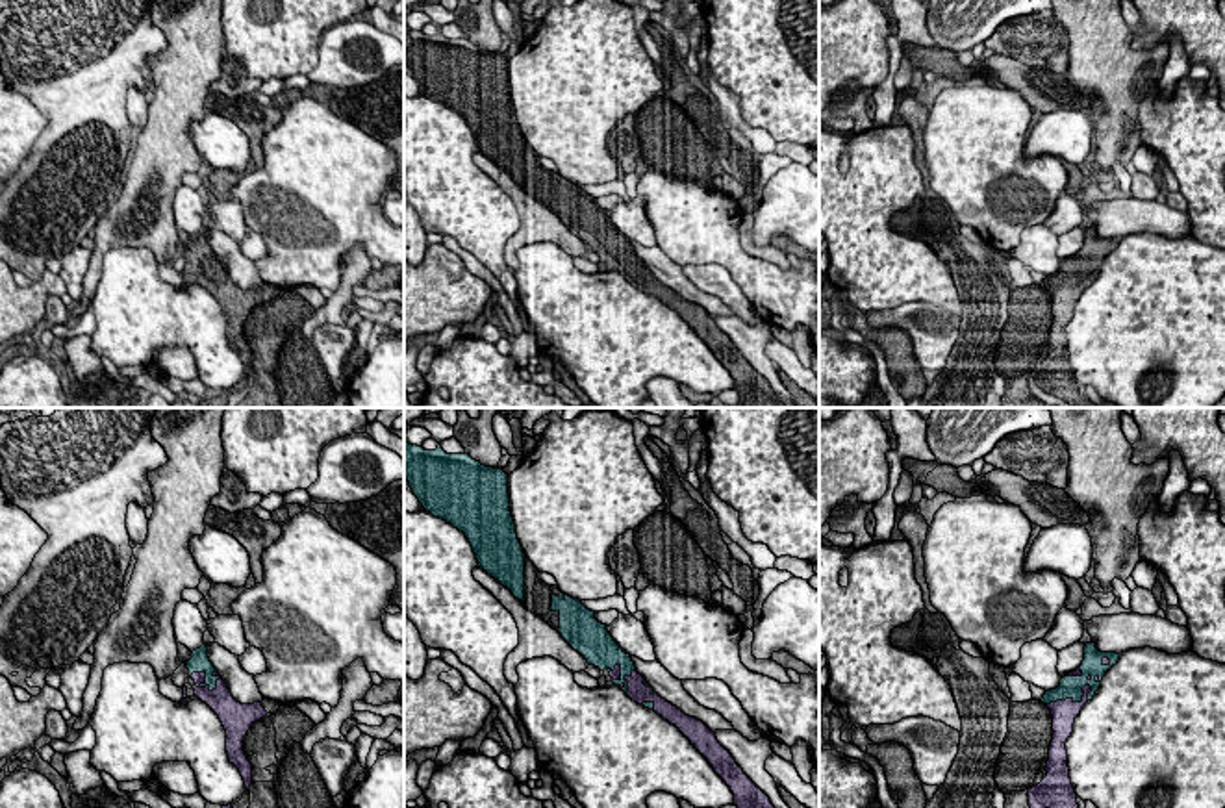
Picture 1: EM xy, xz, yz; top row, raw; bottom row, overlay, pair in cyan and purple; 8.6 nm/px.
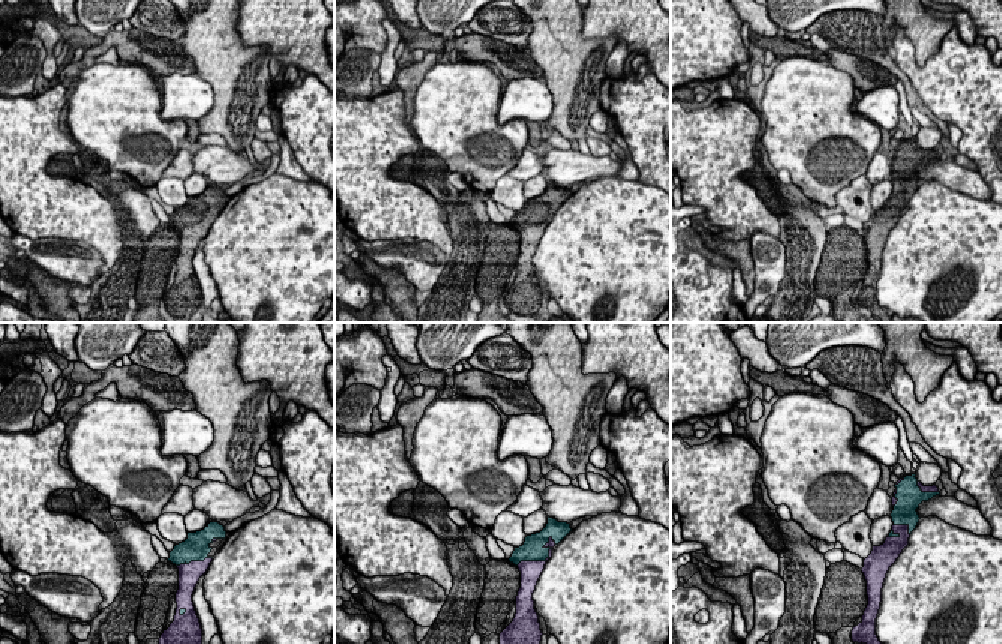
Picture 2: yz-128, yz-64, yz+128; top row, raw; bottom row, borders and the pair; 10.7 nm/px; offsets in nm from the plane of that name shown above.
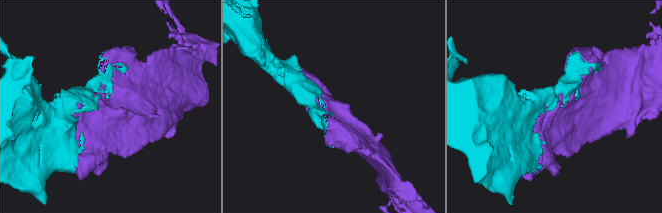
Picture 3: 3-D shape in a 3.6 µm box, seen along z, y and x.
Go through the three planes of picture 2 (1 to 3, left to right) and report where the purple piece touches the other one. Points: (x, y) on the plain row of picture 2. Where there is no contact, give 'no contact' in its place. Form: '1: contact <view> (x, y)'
1: contact yz-128 (194, 224)
2: contact yz-64 (542, 224)
3: contact yz+128 (905, 188)

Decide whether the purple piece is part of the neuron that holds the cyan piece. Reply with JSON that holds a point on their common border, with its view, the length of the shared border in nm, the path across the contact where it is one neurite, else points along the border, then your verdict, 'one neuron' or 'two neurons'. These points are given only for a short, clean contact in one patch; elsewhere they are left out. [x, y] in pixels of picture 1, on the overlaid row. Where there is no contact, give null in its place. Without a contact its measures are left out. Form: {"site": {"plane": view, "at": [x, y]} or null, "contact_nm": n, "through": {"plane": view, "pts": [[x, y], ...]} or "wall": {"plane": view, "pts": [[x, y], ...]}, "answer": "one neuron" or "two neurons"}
{"site": {"plane": "yz", "at": [1077, 701]}, "contact_nm": 550, "answer": "one neuron"}

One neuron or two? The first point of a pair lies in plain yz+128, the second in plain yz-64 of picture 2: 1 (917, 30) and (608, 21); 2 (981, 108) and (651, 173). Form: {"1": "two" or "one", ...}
{"1": "two", "2": "one"}

